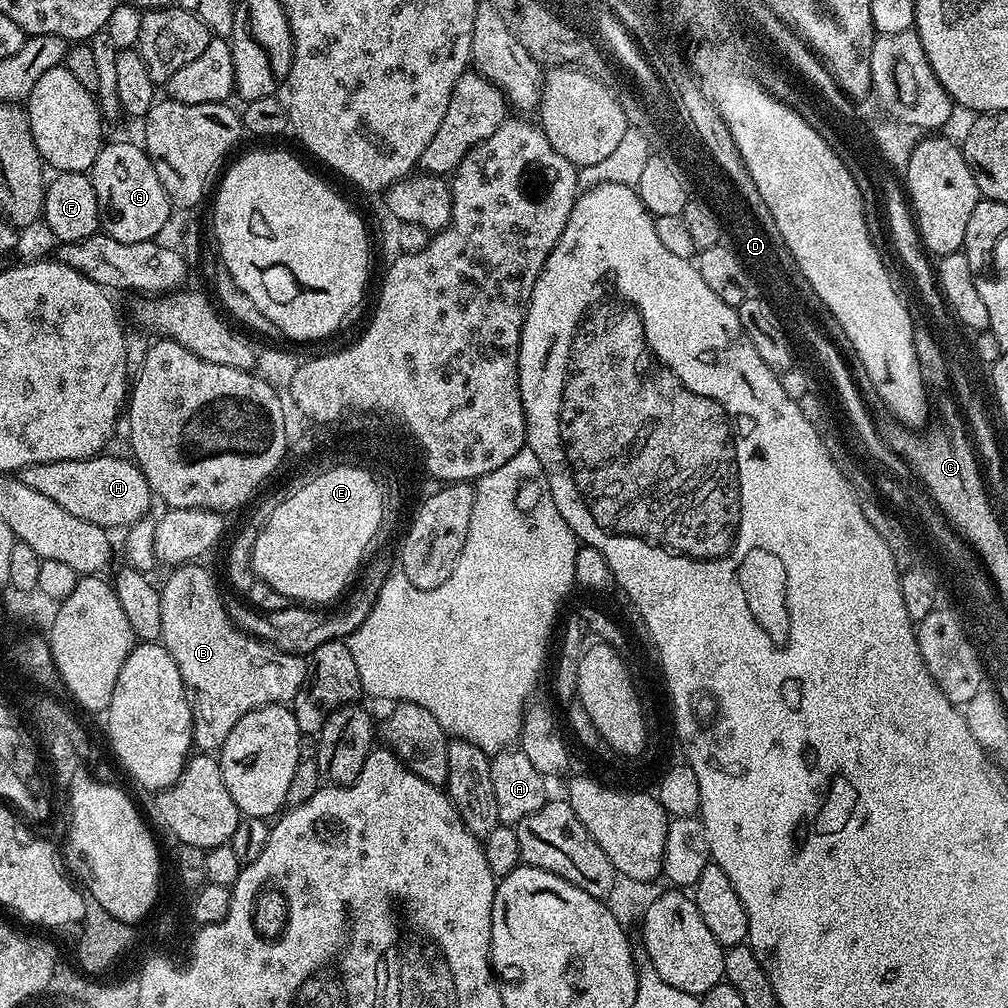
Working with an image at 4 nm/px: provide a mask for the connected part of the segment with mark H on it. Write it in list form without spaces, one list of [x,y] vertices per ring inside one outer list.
[[[108,455],[90,456],[87,460],[38,462],[20,469],[18,479],[26,482],[26,486],[30,486],[31,489],[38,490],[38,494],[42,494],[58,506],[62,506],[62,510],[66,510],[66,514],[74,514],[74,518],[86,518],[86,522],[94,522],[109,530],[115,530],[115,528],[124,530],[149,515],[150,508],[148,507],[154,504],[154,497],[152,488],[146,480],[146,474],[142,474],[142,470],[137,466],[135,460],[127,455],[124,455],[125,457]]]

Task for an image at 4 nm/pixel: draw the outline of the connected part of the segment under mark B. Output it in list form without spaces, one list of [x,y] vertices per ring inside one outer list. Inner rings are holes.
[[[191,562],[173,567],[172,574],[168,581],[162,584],[160,588],[160,601],[162,602],[162,634],[160,640],[164,648],[170,654],[170,658],[174,658],[174,662],[178,666],[178,674],[182,674],[182,682],[184,687],[190,693],[192,702],[192,742],[193,745],[201,753],[212,754],[224,745],[226,738],[230,734],[230,730],[234,730],[234,726],[238,722],[238,718],[242,718],[250,710],[258,710],[267,704],[288,704],[298,694],[298,690],[302,686],[302,682],[306,678],[306,670],[308,669],[305,657],[295,656],[289,652],[278,650],[272,644],[266,643],[265,640],[258,640],[246,633],[241,632],[240,629],[235,628],[232,624],[232,619],[228,616],[228,609],[226,607],[225,597],[220,597],[220,592],[216,589],[216,580],[207,572],[202,566],[203,563]]]

